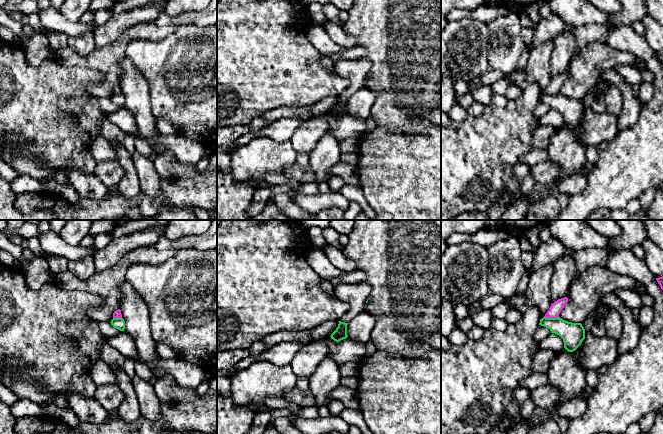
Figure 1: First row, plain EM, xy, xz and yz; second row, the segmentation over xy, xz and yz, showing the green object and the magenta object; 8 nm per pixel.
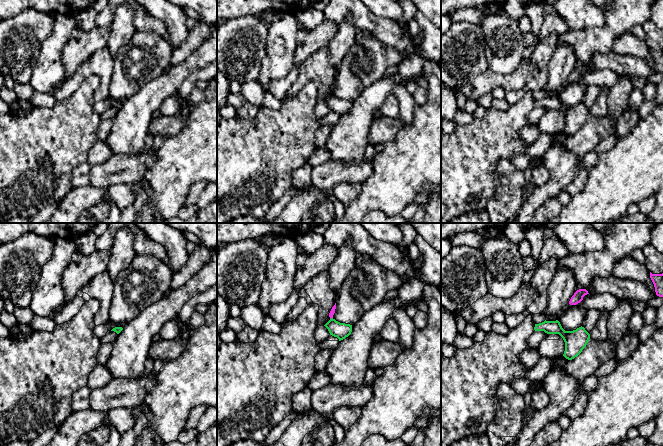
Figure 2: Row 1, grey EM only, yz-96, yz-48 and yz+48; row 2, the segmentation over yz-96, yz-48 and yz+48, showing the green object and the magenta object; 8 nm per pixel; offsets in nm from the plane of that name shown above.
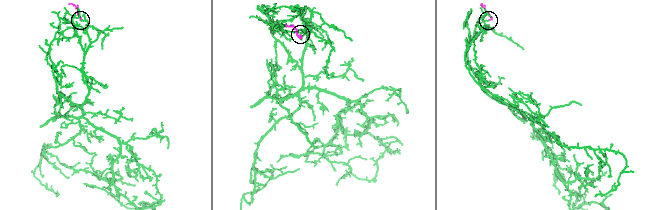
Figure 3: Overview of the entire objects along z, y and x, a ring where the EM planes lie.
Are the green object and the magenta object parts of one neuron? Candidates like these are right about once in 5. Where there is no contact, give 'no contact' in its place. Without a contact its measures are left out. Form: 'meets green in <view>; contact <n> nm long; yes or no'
meets green in yz; contact 120 nm long; no

